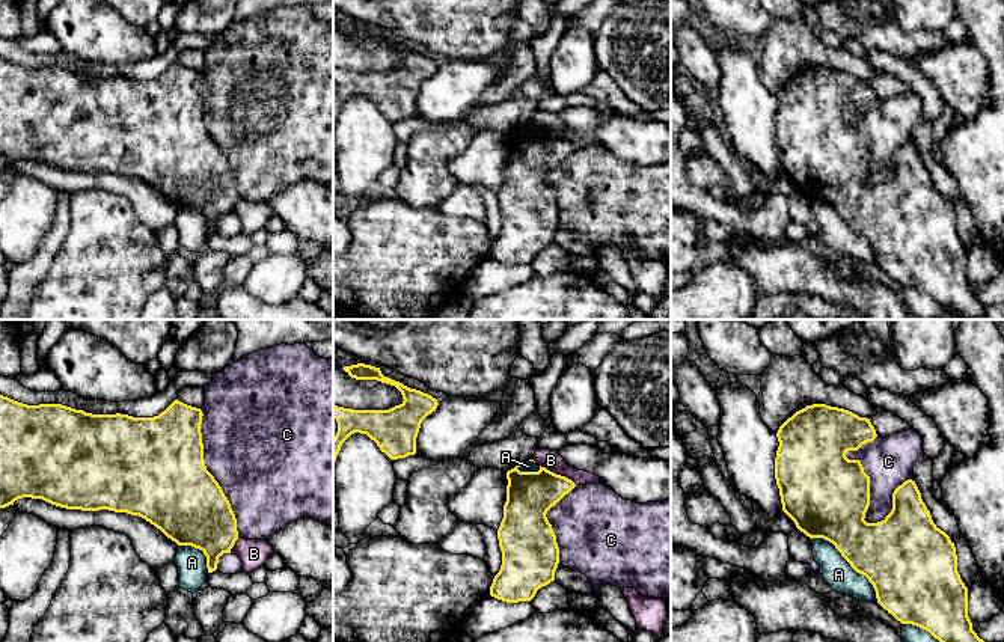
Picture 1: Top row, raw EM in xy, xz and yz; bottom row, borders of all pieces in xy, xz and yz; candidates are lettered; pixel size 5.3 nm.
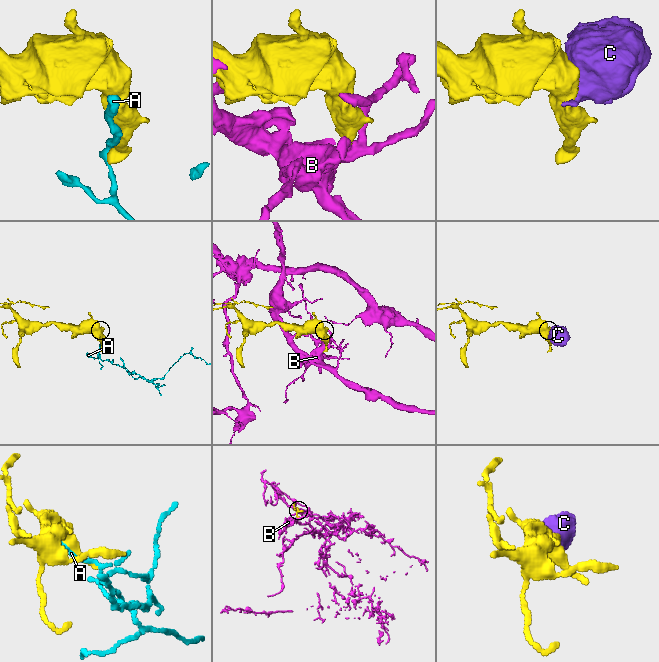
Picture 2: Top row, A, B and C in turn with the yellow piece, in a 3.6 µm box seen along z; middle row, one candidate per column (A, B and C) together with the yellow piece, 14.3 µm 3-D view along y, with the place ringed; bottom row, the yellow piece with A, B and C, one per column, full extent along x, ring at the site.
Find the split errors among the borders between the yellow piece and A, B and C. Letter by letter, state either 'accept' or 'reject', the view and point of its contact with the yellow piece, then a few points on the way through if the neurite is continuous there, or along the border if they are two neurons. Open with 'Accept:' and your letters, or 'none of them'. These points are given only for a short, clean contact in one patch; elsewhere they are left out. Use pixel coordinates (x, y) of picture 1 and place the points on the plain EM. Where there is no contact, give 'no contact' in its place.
Accept: none of them
A: reject; contact yz (849, 225)
B: reject; contact xz (558, 137)
C: reject; contact yz (863, 131)

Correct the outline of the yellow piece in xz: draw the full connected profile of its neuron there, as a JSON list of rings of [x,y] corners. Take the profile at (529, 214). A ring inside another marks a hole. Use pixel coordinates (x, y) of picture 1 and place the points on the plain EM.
[[[523,125],[507,134],[507,164],[497,191],[502,228],[490,249],[490,258],[507,265],[531,264],[540,250],[555,243],[559,209],[546,176],[576,149],[571,142],[546,130],[540,128],[538,134],[520,134],[520,128]]]

